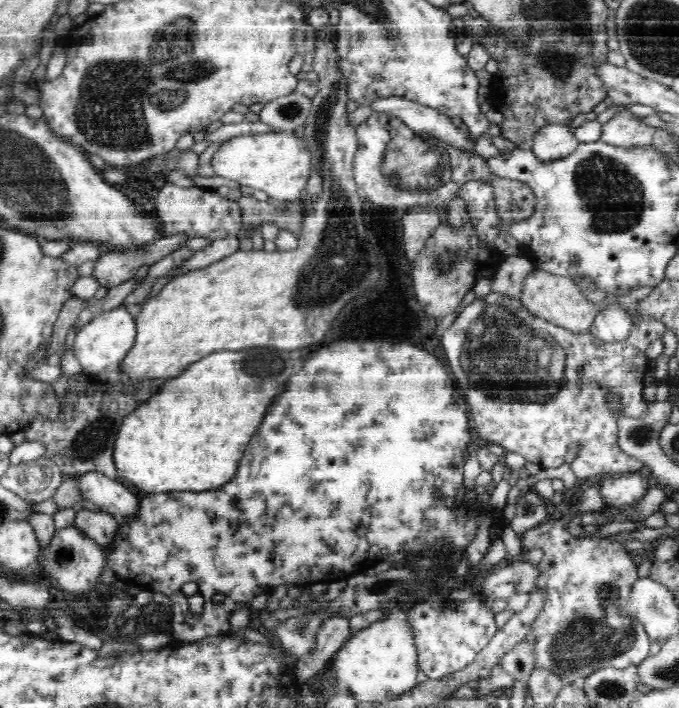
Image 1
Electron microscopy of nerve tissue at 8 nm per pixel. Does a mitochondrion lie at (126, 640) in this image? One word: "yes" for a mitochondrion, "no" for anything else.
no

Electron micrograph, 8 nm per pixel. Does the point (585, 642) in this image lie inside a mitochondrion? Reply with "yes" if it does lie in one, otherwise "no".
yes

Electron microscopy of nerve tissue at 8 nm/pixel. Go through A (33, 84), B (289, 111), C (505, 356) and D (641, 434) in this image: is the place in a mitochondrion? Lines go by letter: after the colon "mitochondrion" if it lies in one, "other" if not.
A: other
B: mitochondrion
C: mitochondrion
D: mitochondrion

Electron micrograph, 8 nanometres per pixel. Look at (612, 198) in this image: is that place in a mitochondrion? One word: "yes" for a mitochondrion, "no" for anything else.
yes

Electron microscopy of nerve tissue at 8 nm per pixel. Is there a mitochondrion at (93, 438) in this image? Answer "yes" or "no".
yes

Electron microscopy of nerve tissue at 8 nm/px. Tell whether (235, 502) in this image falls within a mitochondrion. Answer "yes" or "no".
no

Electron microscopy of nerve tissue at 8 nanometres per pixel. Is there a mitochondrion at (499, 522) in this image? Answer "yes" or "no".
no

